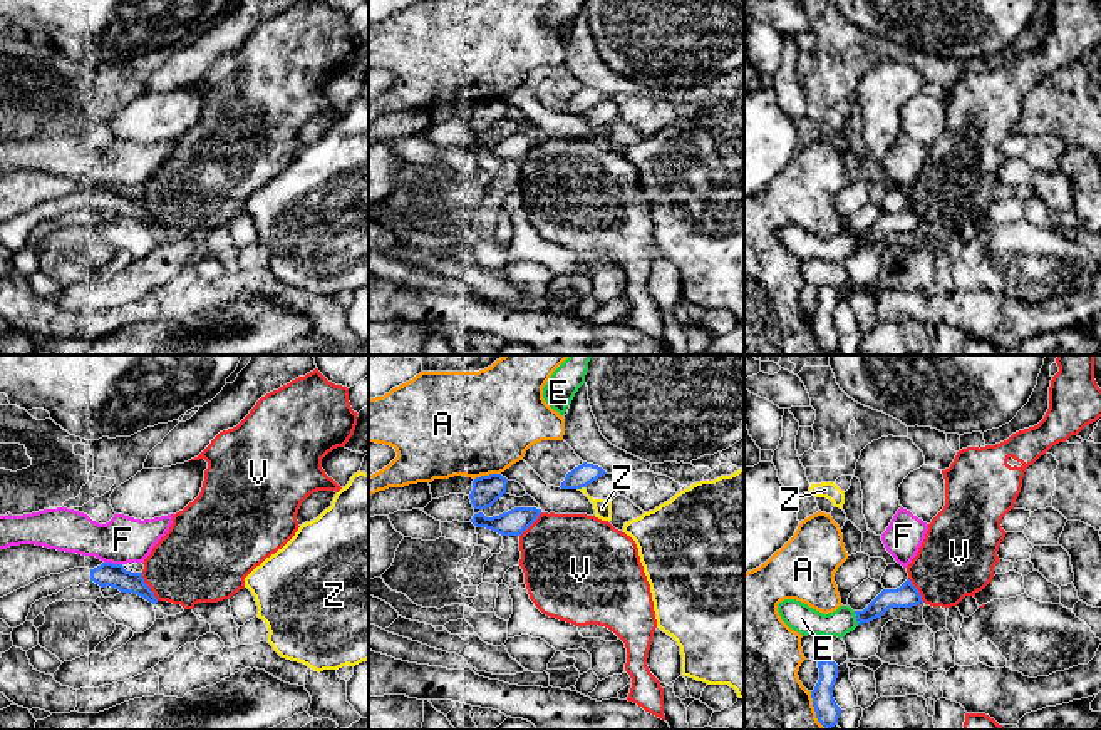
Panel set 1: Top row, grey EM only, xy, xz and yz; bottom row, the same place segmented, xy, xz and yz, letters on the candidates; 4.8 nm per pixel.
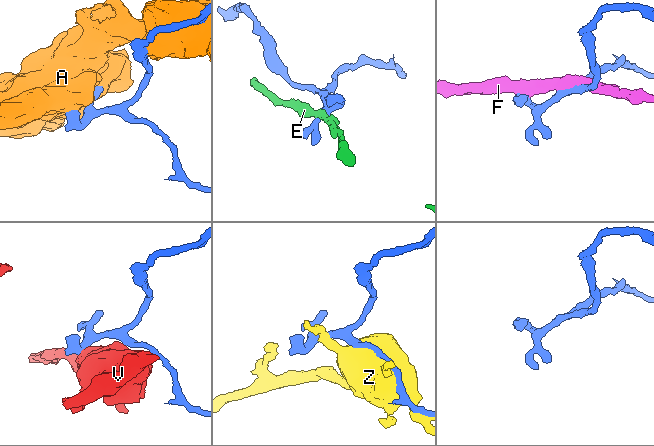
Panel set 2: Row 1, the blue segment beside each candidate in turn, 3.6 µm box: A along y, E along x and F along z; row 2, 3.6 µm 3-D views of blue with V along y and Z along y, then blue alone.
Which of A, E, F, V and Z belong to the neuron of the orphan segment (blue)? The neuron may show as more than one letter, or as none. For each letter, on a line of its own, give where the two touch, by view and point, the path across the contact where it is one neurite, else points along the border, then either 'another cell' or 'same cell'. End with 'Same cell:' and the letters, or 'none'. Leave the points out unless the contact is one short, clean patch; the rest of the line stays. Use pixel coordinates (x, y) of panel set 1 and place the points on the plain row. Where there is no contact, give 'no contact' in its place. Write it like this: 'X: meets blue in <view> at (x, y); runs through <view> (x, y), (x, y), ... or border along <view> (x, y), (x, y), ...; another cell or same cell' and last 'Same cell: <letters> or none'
A: meets blue in xz at (486, 101); another cell
E: meets blue in yz at (857, 243); border along yz (853, 236), (858, 248); another cell
F: meets blue in xy at (111, 188); another cell
V: meets blue in xy at (148, 211); border along xy (141, 198), (158, 225); another cell
Z: meets blue in xz at (580, 113); another cell
Same cell: none

